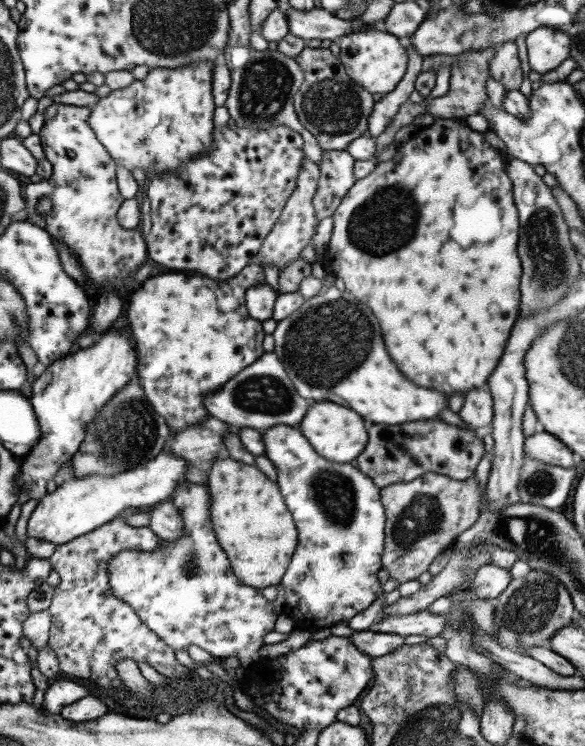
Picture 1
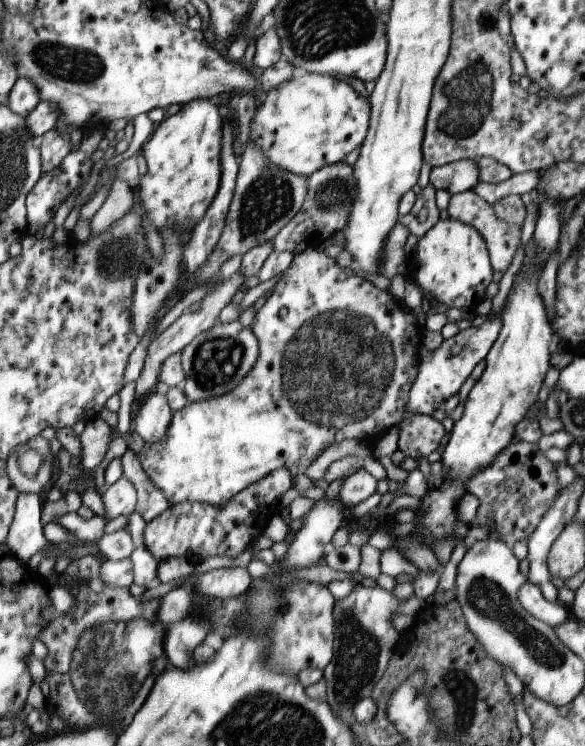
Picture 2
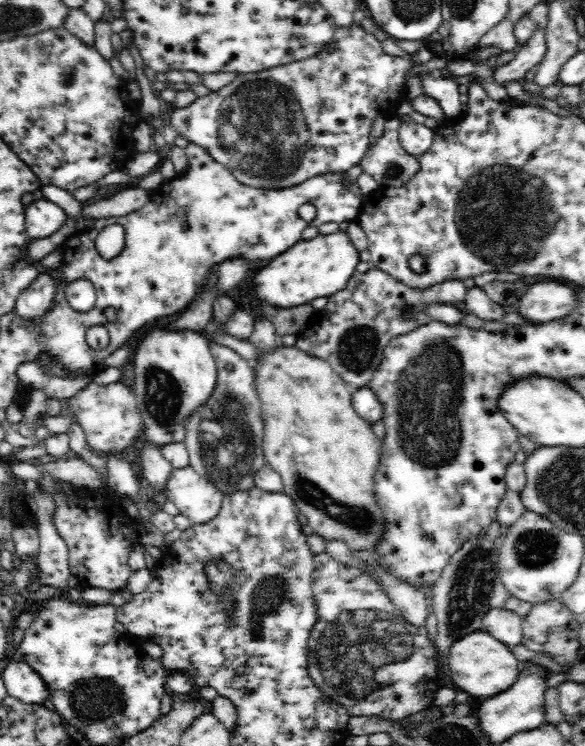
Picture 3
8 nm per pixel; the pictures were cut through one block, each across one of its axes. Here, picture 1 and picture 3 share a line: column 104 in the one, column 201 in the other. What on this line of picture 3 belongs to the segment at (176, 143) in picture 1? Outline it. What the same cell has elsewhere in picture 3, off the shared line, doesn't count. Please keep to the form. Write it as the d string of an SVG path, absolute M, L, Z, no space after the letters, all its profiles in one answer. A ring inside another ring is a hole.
M352 24L350 28L342 26L336 28L328 48L320 50L316 56L264 72L240 74L234 82L220 88L218 92L196 98L186 108L174 108L170 122L176 134L202 146L216 162L230 168L236 182L250 188L284 190L328 172L344 174L350 168L356 168L368 154L372 144L372 122L378 116L386 120L398 118L398 104L402 100L410 102L406 82L412 82L412 78L404 80L406 72L434 58L426 46L410 56L412 62L398 56L388 56L382 48L382 42L378 42L372 30L368 30L368 24Z

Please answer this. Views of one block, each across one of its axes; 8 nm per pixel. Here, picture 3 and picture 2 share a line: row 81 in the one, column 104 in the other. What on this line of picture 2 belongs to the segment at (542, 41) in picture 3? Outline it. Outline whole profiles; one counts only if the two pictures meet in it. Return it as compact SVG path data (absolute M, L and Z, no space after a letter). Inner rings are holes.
M121 476L113 486L109 486L103 496L103 520L113 520L117 516L129 516L135 512L135 504L137 504L137 492L133 488L133 484Z

